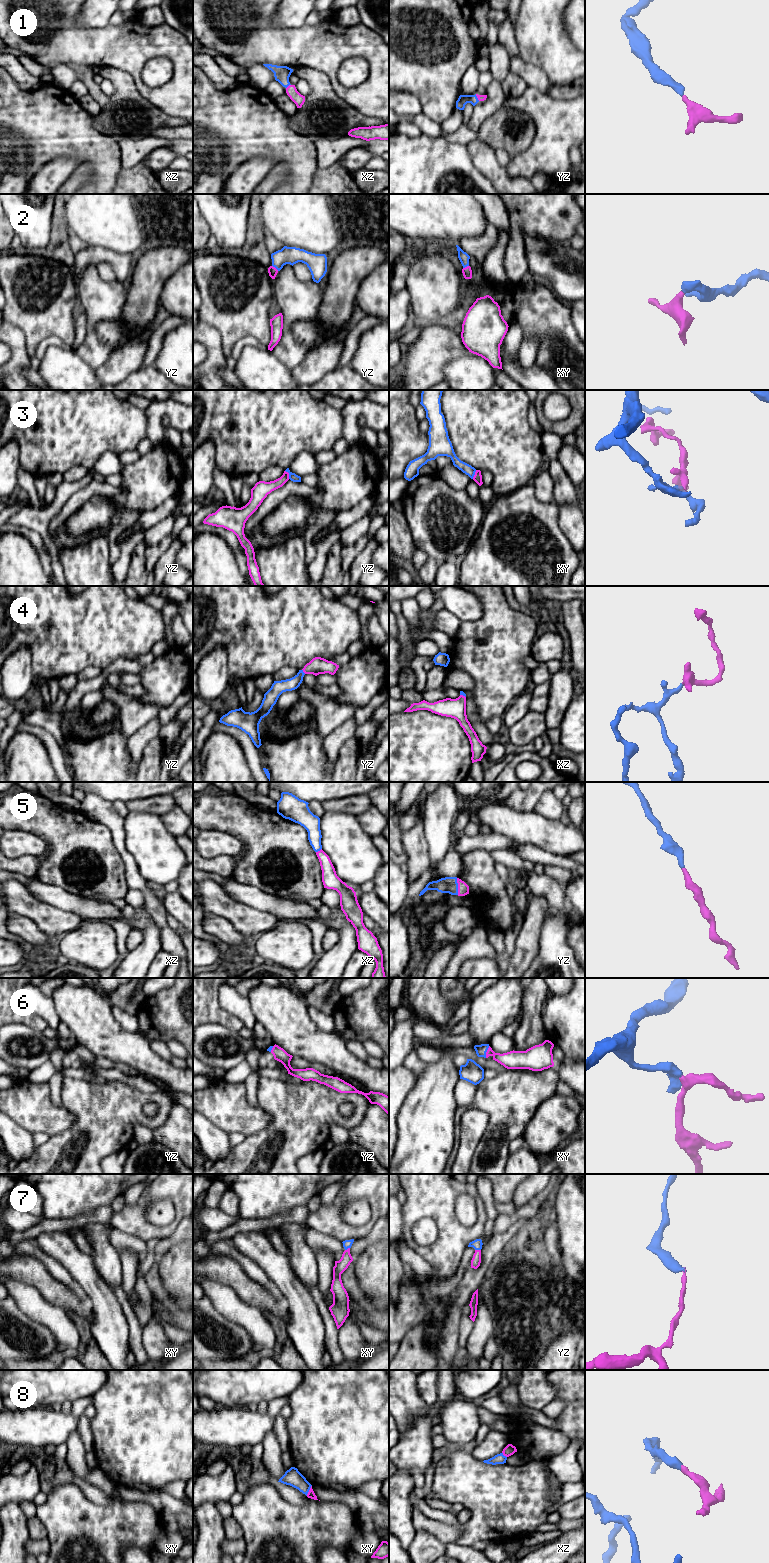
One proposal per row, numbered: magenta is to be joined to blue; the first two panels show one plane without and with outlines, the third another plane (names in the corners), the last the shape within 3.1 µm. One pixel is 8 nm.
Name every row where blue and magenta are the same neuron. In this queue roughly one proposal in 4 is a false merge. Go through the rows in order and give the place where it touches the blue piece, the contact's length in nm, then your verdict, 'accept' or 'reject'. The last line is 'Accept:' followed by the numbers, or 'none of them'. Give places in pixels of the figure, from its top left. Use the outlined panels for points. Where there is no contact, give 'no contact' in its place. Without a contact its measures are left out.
1: xz (288, 85) | 50 nm | accept
2: yz (275, 267) | 70 nm | accept
3: yz (289, 474) | 80 nm | reject
4: yz (302, 671) | 50 nm | accept
5: yz (457, 886) | 140 nm | accept
6: xy (486, 1051) | 100 nm | accept
7: yz (478, 1249) | 50 nm | accept
8: xy (309, 1489) | 100 nm | reject
Accept: 1, 2, 4, 5, 6, 7

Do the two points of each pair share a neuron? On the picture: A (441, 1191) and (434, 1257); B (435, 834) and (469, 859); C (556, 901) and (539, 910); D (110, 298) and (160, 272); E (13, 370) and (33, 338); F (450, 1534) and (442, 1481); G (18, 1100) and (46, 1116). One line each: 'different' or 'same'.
A: same
B: different
C: different
D: different
E: different
F: different
G: same

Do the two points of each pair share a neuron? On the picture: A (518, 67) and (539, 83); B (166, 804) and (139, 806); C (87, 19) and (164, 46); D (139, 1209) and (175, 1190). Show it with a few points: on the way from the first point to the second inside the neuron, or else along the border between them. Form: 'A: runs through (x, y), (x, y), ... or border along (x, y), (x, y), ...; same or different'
A: runs through (523, 69), (534, 78); same
B: runs through (159, 805), (146, 806); same
C: border along (108, 23), (102, 27), (82, 27); different
D: runs through (146, 1200), (155, 1191), (166, 1190); same

